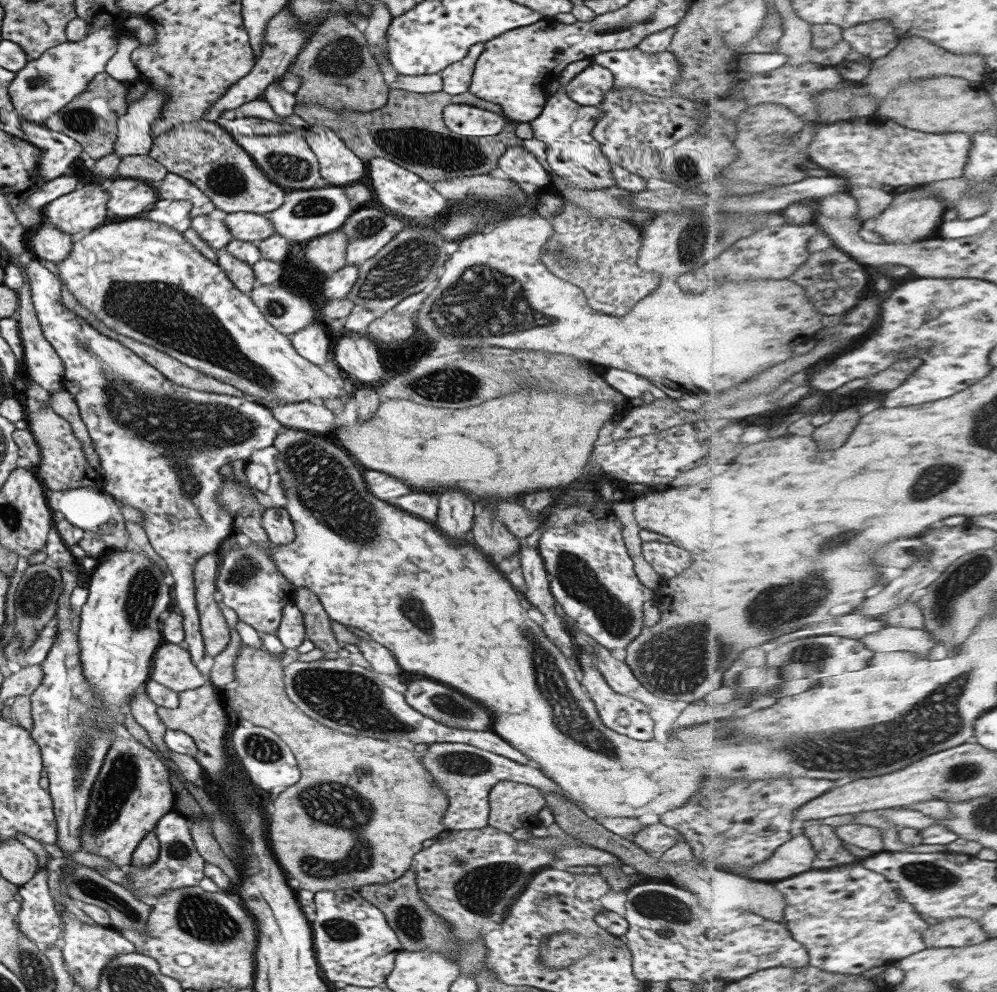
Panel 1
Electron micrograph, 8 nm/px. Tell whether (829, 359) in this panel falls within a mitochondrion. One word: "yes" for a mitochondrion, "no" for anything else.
no

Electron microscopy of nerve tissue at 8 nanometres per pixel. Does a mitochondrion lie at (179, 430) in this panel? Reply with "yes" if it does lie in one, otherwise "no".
yes

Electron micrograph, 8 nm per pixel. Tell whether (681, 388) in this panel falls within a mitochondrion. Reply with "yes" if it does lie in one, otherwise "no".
no

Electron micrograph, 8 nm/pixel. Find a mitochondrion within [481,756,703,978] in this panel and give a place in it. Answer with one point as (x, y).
(665, 905)

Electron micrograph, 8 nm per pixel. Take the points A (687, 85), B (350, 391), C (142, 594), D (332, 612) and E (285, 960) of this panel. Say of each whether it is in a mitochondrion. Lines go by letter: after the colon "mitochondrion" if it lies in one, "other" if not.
A: other
B: other
C: mitochondrion
D: other
E: other

